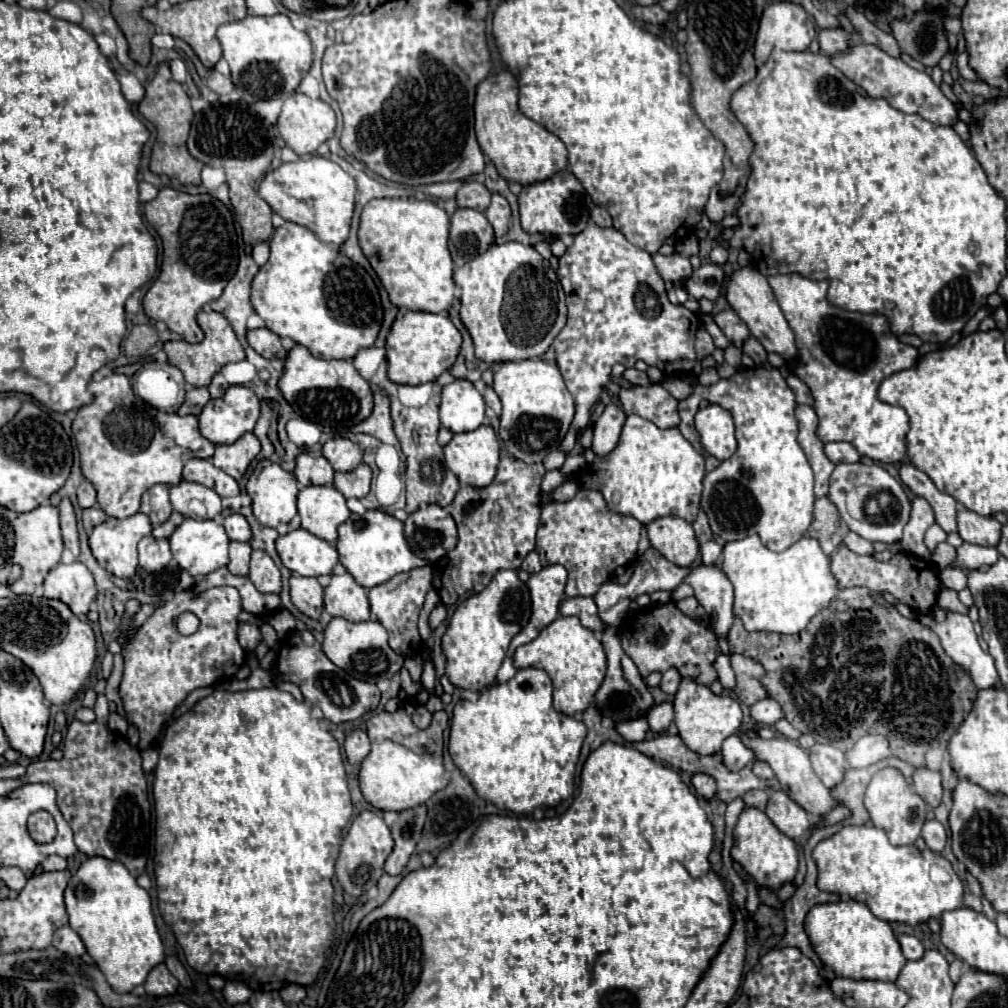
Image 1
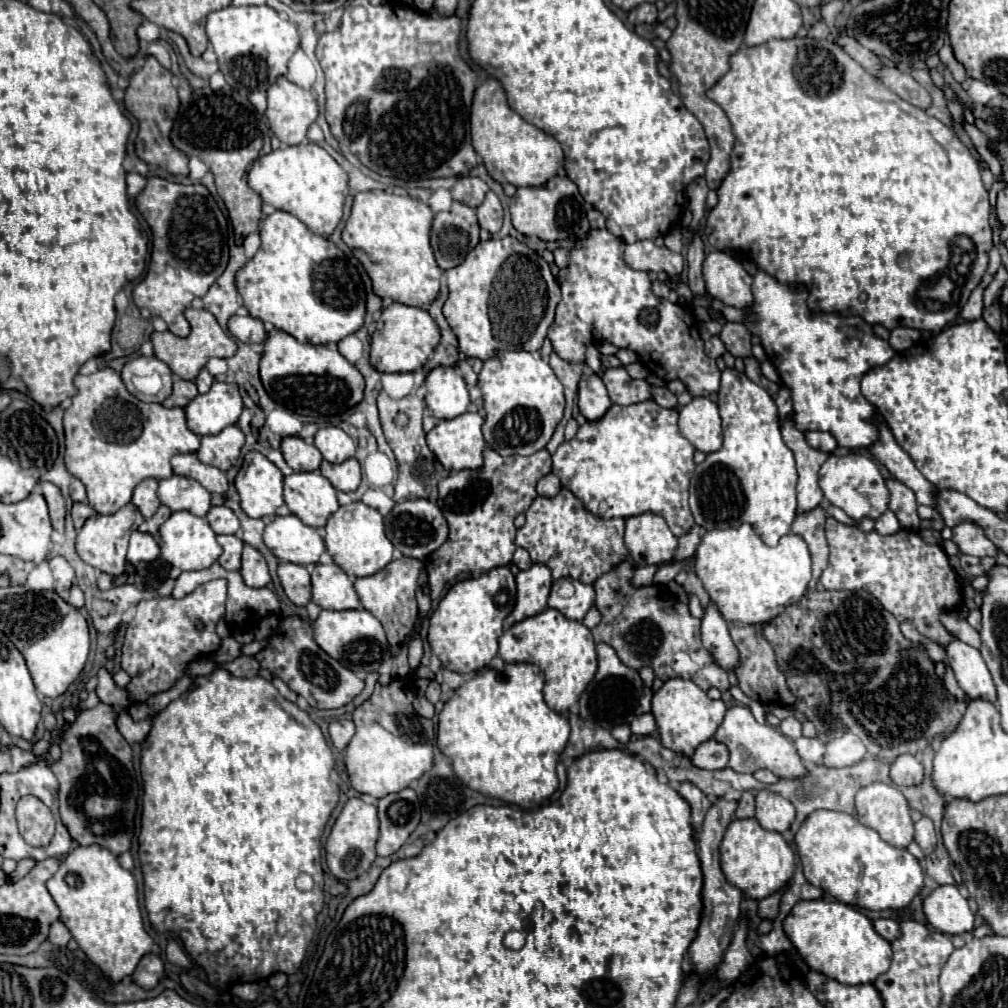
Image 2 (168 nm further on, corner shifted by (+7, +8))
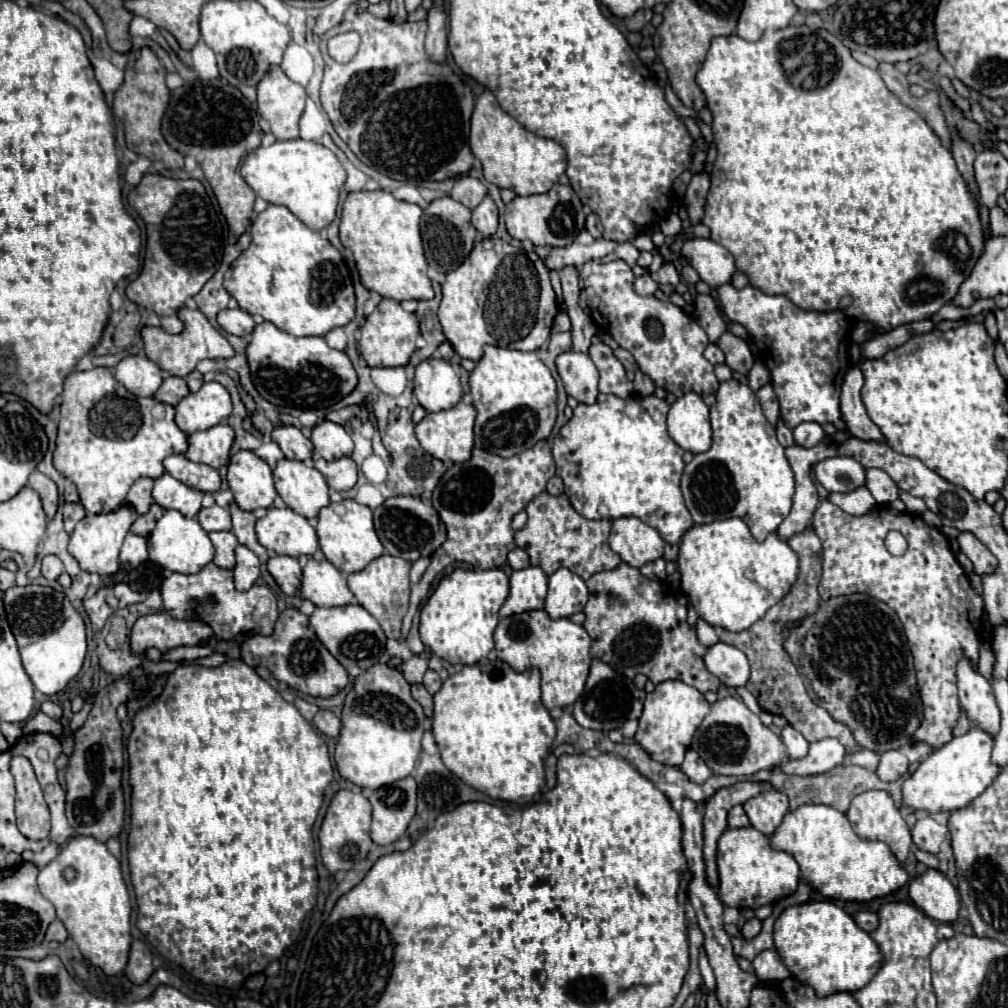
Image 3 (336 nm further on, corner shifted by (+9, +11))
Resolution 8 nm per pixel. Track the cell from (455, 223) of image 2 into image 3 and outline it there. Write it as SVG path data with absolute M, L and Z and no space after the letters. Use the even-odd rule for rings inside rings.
M440 197L432 201L422 215L422 241L428 265L438 273L454 271L472 251L476 229L470 223L470 209L452 197Z

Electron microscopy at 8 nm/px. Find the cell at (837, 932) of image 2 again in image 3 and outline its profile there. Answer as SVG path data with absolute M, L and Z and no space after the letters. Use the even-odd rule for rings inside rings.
M830 901L802 903L784 909L774 923L774 943L780 959L792 971L792 975L798 977L802 983L814 987L818 995L830 995L832 991L858 991L876 975L876 971L884 963L884 955L878 943L866 931L862 931L844 909Z

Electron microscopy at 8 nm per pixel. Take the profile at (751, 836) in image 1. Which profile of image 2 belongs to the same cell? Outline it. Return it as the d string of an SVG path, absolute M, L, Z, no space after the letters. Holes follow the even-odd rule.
M756 818L734 820L728 826L720 844L720 858L726 880L732 886L740 888L744 896L752 900L762 900L784 888L790 882L796 868L796 852L790 848L790 844L782 838L782 834L764 830L756 822Z

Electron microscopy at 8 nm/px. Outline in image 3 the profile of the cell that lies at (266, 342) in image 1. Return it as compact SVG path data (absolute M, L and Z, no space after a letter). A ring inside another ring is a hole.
M224 309L224 311L220 311L218 323L226 333L238 335L238 337L248 337L256 327L252 315L242 311L242 309Z

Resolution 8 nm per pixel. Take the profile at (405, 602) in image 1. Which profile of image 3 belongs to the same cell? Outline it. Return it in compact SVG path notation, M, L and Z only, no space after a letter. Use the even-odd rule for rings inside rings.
M384 553L382 557L374 559L364 571L348 575L350 591L354 593L358 603L380 621L388 639L400 639L398 629L402 627L402 619L408 611L408 597L410 597L410 565L412 563L408 563L406 559Z

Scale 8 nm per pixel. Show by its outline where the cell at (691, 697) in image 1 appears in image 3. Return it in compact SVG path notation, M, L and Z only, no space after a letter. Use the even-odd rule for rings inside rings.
M664 681L658 683L652 693L646 695L642 717L638 719L638 733L636 741L644 747L644 751L660 763L666 765L682 765L684 753L688 751L692 743L692 735L696 733L696 727L702 723L704 715L708 715L710 703L704 699L704 695L680 681Z

